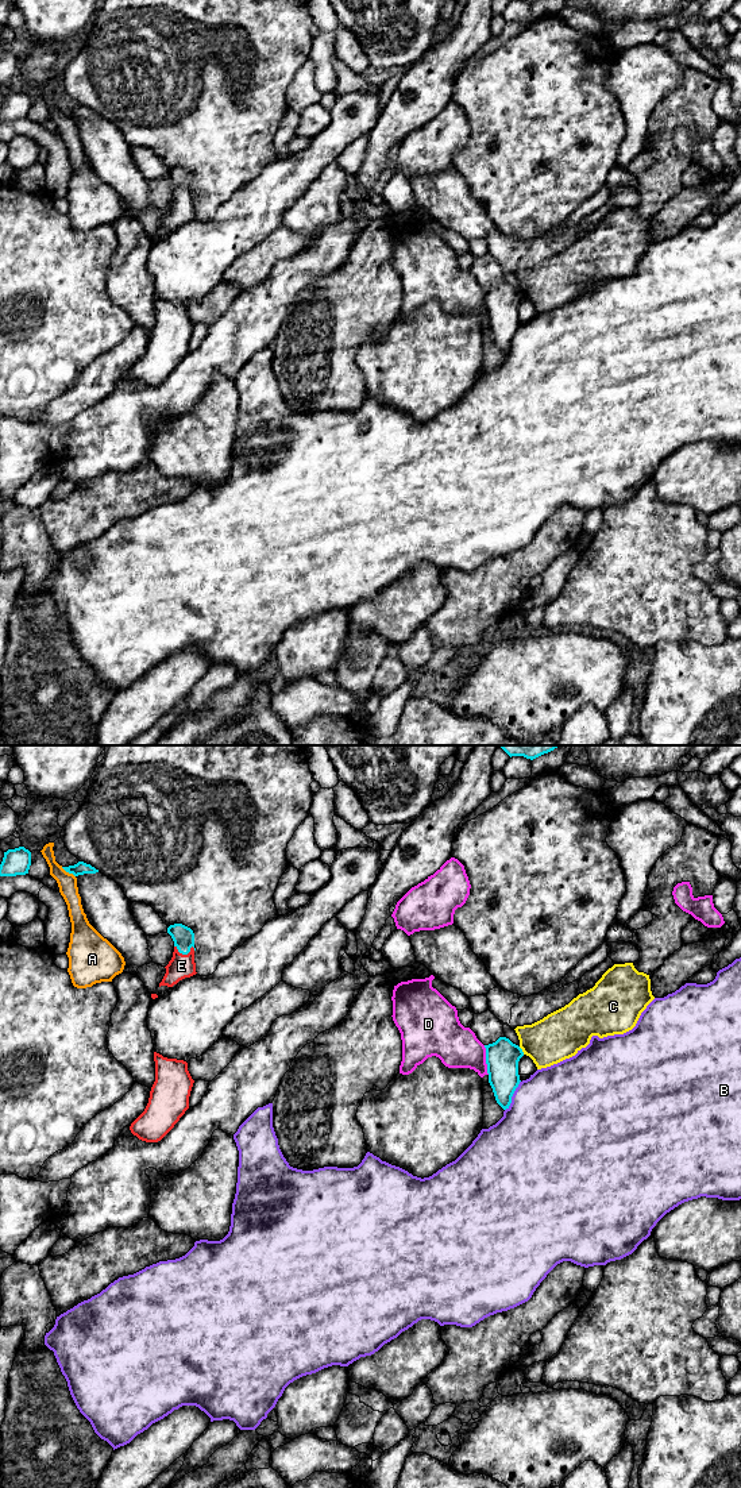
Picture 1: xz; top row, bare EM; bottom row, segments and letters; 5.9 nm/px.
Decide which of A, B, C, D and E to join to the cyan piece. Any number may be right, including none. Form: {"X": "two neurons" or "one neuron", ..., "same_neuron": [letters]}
{"A": "two neurons", "B": "two neurons", "C": "two neurons", "D": "two neurons", "E": "one neuron", "same_neuron": ["E"]}

